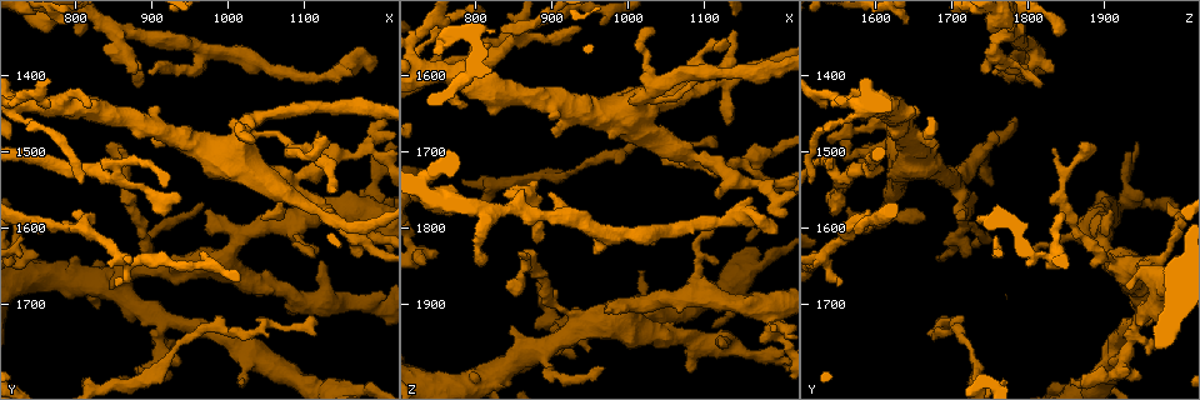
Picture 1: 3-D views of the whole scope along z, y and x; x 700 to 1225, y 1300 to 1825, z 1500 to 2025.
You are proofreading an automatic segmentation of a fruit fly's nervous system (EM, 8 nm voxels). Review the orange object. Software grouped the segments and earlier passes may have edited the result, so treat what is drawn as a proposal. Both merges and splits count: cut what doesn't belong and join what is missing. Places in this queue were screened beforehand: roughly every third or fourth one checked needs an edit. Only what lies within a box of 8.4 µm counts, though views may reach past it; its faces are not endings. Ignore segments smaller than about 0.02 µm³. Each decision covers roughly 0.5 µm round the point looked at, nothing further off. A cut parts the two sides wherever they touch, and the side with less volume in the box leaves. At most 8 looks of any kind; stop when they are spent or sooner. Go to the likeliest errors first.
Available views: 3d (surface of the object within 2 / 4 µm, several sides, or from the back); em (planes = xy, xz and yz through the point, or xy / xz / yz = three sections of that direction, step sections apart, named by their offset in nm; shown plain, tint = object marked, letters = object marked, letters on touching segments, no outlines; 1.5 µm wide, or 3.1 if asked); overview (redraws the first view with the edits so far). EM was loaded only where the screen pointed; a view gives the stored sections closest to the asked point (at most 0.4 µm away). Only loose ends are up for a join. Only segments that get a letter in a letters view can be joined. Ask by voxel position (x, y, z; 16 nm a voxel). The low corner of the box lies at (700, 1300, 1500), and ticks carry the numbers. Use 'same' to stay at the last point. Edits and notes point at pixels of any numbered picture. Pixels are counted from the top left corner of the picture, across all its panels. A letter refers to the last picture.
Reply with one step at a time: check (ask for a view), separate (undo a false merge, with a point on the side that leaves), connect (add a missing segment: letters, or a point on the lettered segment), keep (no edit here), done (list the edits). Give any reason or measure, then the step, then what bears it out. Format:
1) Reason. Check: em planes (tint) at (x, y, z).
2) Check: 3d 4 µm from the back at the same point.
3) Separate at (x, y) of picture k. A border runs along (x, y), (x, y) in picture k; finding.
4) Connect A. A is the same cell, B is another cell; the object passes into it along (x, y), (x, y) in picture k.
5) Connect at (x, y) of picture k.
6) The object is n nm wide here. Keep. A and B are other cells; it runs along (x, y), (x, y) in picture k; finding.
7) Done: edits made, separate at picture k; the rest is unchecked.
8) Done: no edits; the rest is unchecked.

Sharp bend. Check: em planes (letters) at (970, 1365, 1805).

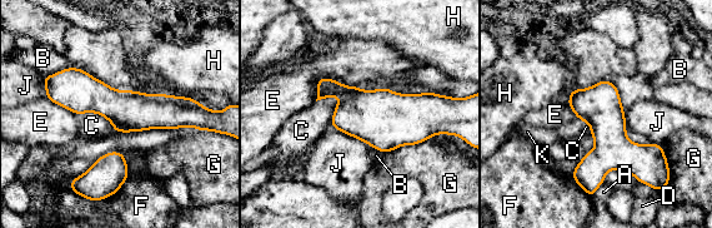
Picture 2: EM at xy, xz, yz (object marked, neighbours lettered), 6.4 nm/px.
The object is 260 nm wide here. Keep. A, B, C, D, E, F, G, H, J and K are other cells; a border runs along (610, 82), (617, 89), (623, 109) in picture 2; all the same neuron.

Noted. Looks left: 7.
Four arms meet. Check: em 3.1 µm planes (letters) at (1185, 1565, 1925).

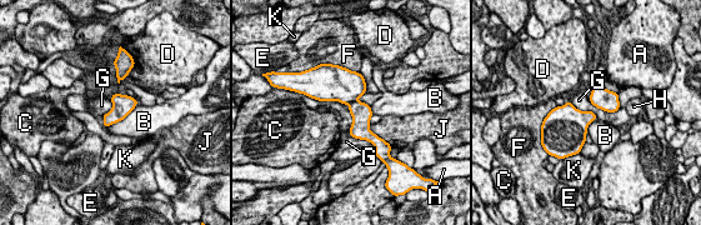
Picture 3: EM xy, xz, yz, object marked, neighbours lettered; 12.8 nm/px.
The object is 220 nm wide here. Keep. A, B, C, D, E, F, G, H, J and K are other cells; a border runs along (319, 100), (372, 144) in picture 3; one neuron here.

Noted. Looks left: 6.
Abrupt turn. Check: em planes (tint) at (1020, 1740, 1675).

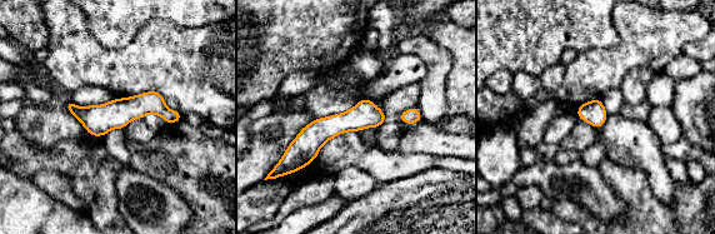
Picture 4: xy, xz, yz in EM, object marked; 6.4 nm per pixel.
See the neighbours. Check: em planes (letters) at the same point.

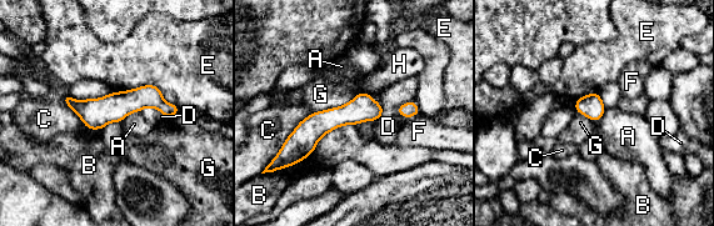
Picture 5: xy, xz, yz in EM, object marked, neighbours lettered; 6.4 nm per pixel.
Keep. A, B, C, D, E, F, G and H are other cells; it runs along (378, 106), (320, 122), (278, 160) in picture 5; all the same neuron.

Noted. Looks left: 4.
Done: no edits; the rest is unchecked.

